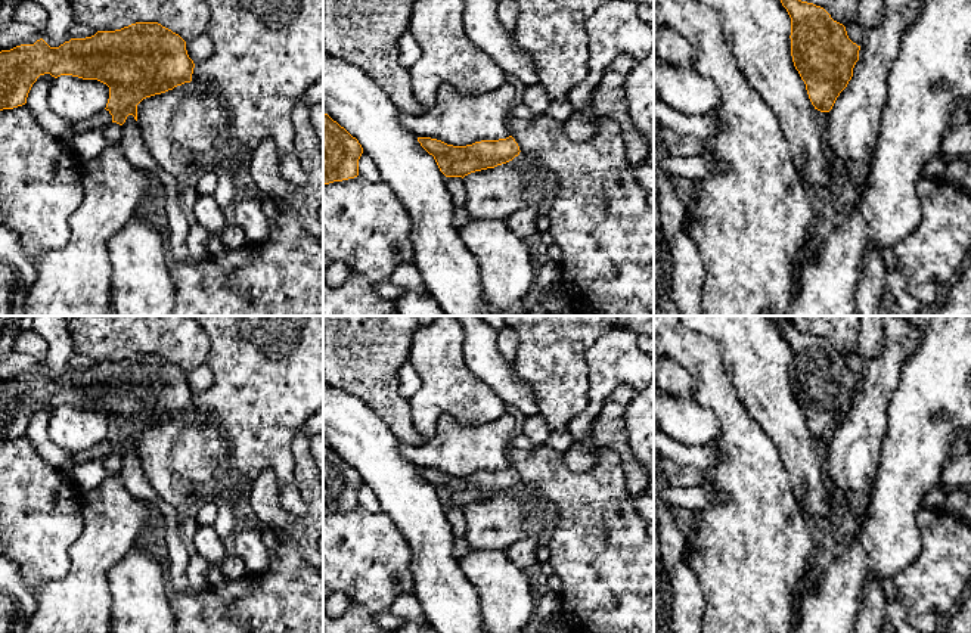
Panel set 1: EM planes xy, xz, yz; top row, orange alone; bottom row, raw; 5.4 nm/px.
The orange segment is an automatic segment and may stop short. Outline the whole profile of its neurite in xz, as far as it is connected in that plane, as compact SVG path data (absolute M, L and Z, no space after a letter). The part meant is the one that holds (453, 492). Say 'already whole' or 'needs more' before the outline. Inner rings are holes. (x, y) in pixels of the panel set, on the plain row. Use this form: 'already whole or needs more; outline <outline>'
already whole; outline M512 466L499 471L481 471L466 477L453 477L431 468L418 468L421 477L434 487L446 508L465 508L471 503L494 499L519 485Z

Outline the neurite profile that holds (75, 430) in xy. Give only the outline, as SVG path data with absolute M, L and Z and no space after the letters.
M61 406L50 415L47 434L55 444L74 454L102 443L108 429L106 415L97 410Z

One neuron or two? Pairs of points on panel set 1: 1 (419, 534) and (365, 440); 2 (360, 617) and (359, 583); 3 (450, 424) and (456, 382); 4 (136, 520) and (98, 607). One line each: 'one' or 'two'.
1: one
2: two
3: two
4: one

